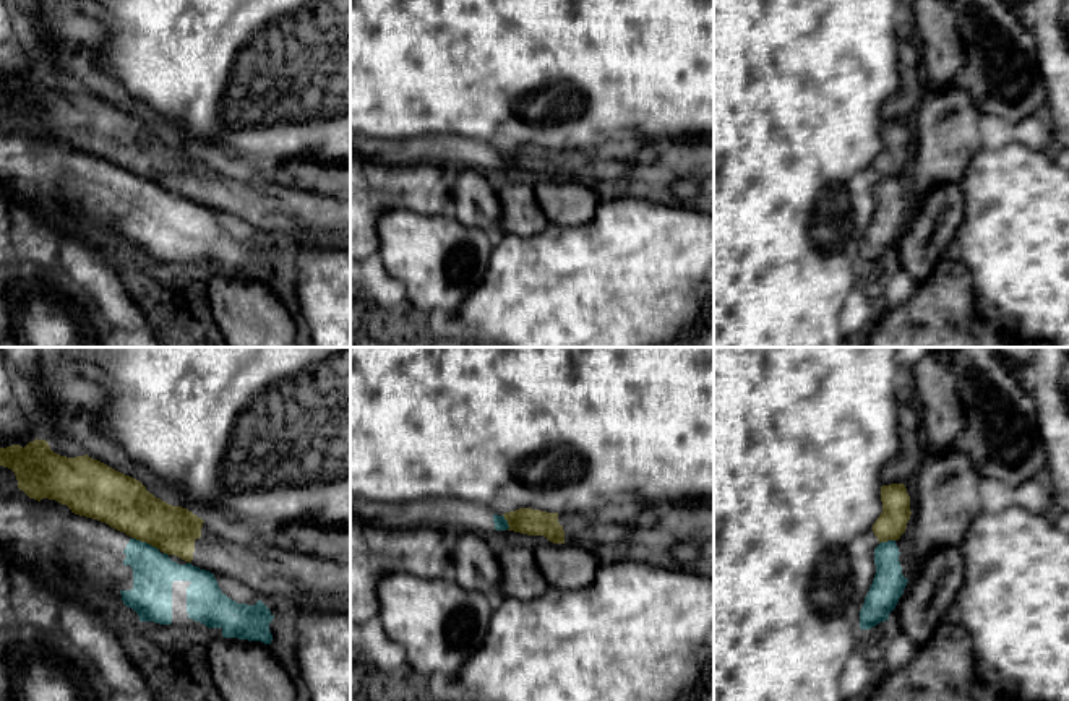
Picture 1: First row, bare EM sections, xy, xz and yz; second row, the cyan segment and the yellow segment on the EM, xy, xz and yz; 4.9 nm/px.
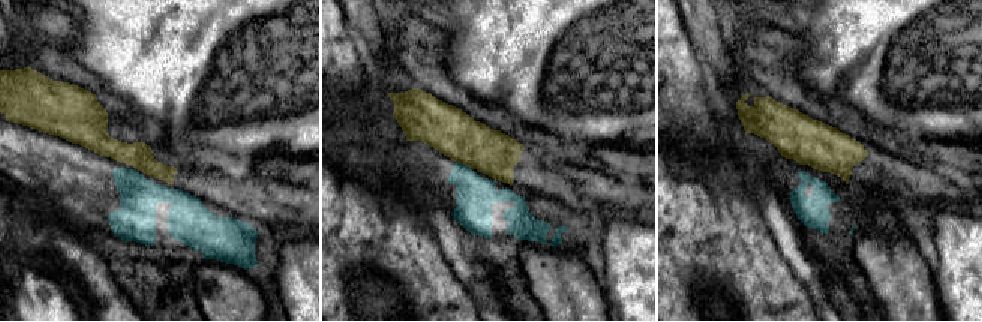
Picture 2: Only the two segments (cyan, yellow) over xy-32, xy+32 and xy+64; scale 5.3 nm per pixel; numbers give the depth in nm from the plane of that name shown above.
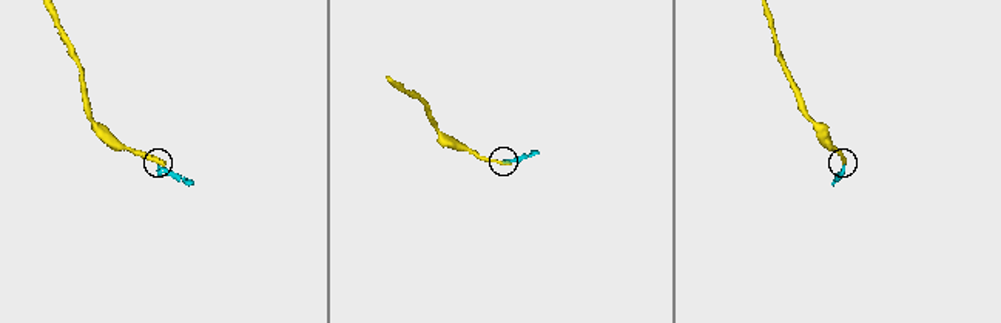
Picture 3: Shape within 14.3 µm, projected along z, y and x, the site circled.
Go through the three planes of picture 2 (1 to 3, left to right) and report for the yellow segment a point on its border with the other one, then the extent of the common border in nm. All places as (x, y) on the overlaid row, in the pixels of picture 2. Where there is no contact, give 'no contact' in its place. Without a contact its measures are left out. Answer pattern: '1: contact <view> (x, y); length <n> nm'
1: no contact
2: contact xy+32 (464, 165); length 90 nm
3: no contact

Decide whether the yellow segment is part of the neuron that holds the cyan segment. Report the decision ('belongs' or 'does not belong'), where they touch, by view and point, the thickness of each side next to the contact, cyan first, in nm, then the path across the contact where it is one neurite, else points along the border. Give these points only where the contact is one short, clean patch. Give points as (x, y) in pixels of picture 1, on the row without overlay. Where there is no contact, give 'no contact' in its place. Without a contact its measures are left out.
does not belong; contact xy (145, 179); calibres 200 and 260 nm; border xy (133, 174), (159, 185)

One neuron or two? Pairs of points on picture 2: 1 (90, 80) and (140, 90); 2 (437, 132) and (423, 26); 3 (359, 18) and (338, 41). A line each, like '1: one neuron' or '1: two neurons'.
1: two neurons
2: two neurons
3: two neurons

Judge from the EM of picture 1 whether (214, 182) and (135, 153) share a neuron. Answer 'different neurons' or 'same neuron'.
same neuron

